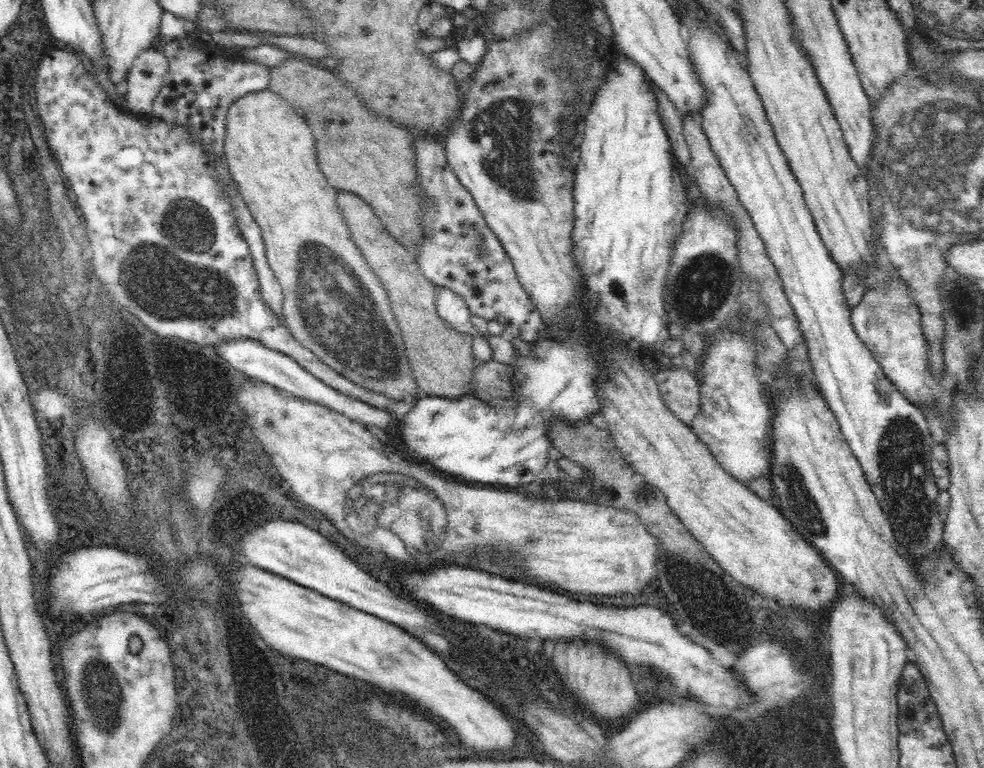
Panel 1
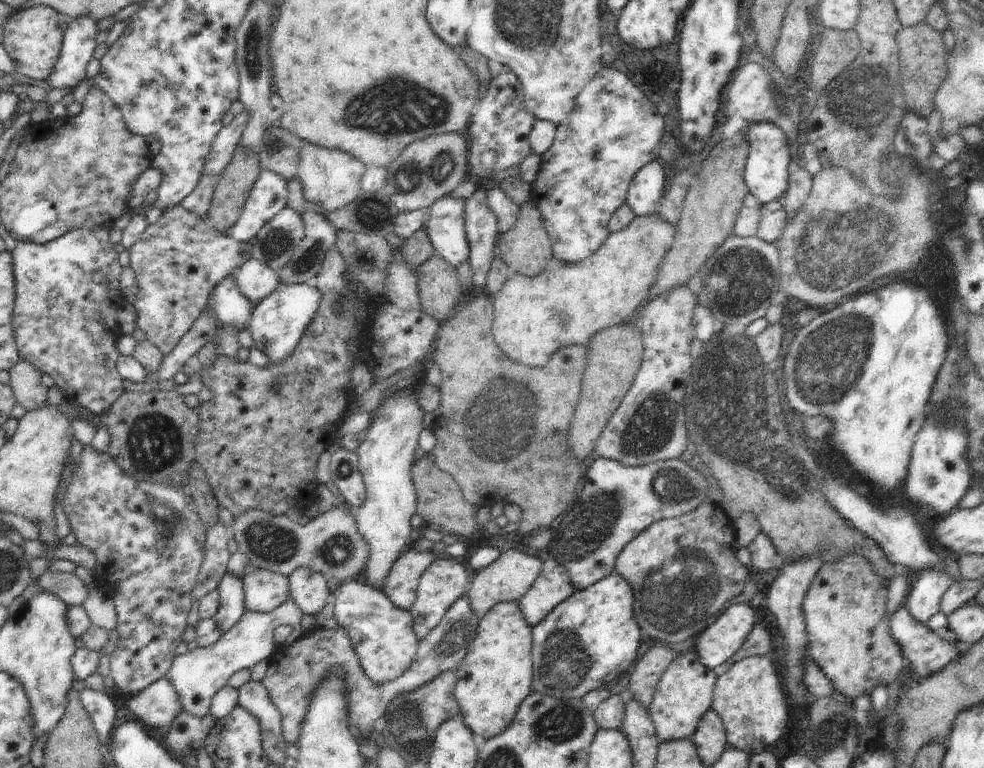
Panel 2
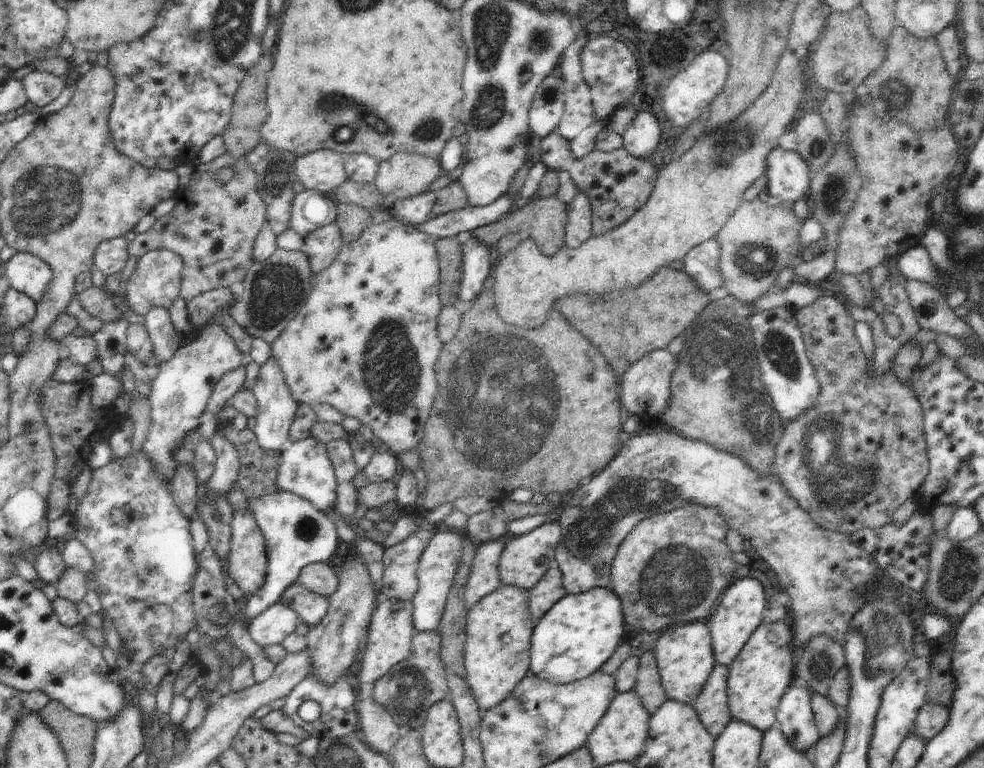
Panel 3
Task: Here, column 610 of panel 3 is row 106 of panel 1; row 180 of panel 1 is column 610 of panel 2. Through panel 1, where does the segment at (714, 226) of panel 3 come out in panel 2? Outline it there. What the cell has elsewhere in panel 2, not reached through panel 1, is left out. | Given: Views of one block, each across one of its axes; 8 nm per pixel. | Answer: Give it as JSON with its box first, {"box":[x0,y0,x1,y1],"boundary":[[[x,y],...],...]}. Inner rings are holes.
{"box":[491,212,675,367],"boundary":[[[658,212],[656,214],[647,215],[646,217],[635,217],[630,223],[627,229],[621,230],[617,233],[610,233],[609,237],[604,241],[604,244],[596,251],[591,254],[588,258],[580,261],[580,264],[562,263],[556,258],[546,265],[546,268],[534,278],[523,275],[522,273],[511,273],[510,278],[504,283],[502,290],[492,298],[493,309],[495,310],[493,325],[491,328],[492,334],[494,335],[498,348],[510,359],[518,360],[522,364],[526,364],[531,367],[543,367],[546,363],[560,350],[562,347],[570,345],[582,345],[588,346],[591,338],[598,334],[602,329],[613,327],[614,325],[621,325],[622,323],[628,322],[628,318],[637,309],[637,306],[647,297],[650,287],[656,280],[658,274],[658,267],[660,266],[661,260],[666,256],[668,250],[672,246],[675,237],[675,227],[673,224],[666,222],[662,219]]]}

